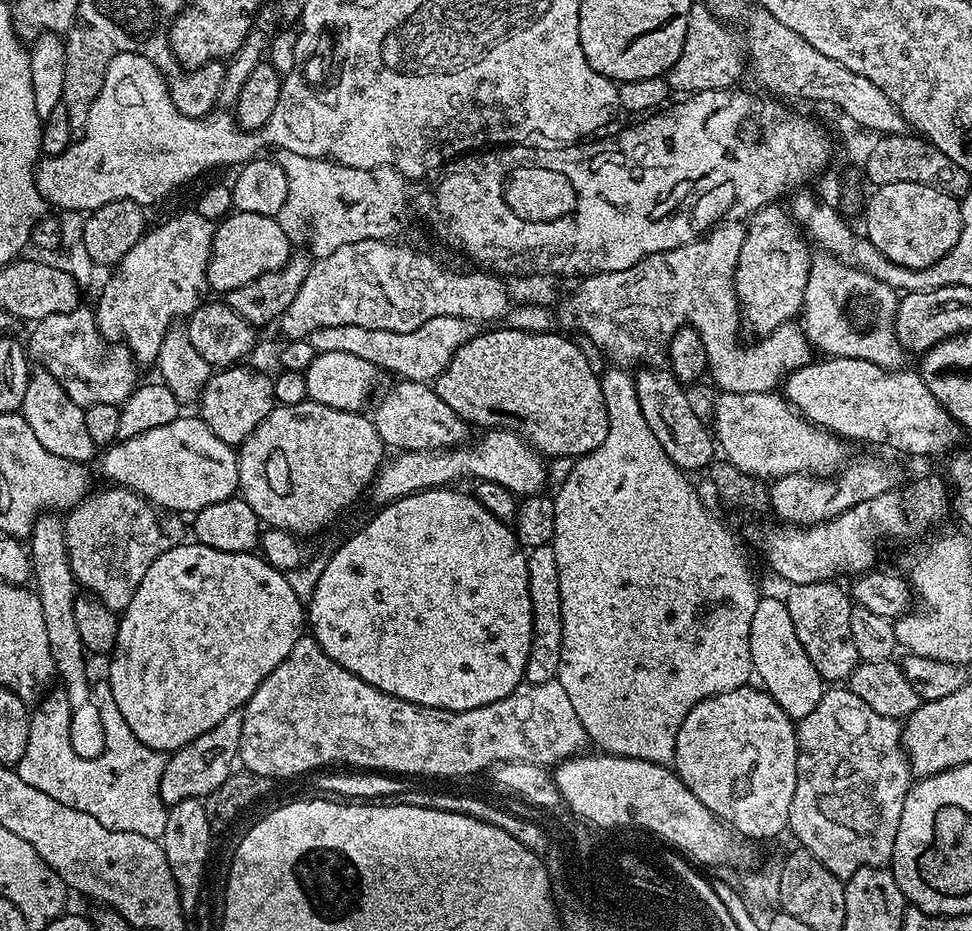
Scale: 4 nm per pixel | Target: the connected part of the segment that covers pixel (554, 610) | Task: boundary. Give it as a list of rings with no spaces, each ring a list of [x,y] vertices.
[[[551,544],[538,546],[527,553],[528,585],[532,607],[532,641],[530,658],[526,662],[524,680],[530,684],[557,679],[556,671],[562,654],[562,606],[558,590],[558,561],[554,558]]]

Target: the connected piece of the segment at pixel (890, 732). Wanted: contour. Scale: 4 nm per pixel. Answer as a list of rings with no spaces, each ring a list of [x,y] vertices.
[[[847,686],[829,687],[814,711],[796,724],[796,785],[788,828],[796,835],[797,845],[814,854],[830,874],[847,878],[863,868],[883,868],[891,861],[909,787],[901,721],[878,714]]]

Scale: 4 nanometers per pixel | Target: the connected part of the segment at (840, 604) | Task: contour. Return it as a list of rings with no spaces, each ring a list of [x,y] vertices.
[[[831,579],[805,584],[793,584],[783,597],[785,606],[790,610],[790,622],[794,622],[794,634],[806,650],[806,658],[814,662],[814,670],[825,682],[844,682],[856,669],[860,660],[858,650],[854,650],[854,638],[850,634],[850,614],[854,601],[847,591],[832,584]]]

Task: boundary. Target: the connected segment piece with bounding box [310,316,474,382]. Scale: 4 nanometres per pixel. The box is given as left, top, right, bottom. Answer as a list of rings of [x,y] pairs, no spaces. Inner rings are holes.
[[[439,316],[430,318],[418,330],[409,332],[391,332],[390,330],[370,330],[366,326],[326,326],[313,332],[310,339],[312,345],[316,347],[317,353],[322,352],[341,352],[342,354],[354,354],[354,358],[366,358],[378,370],[386,368],[390,372],[397,372],[397,377],[406,380],[419,380],[421,382],[435,381],[437,376],[446,370],[450,358],[462,347],[465,342],[474,334],[473,321],[463,320],[461,316]]]

